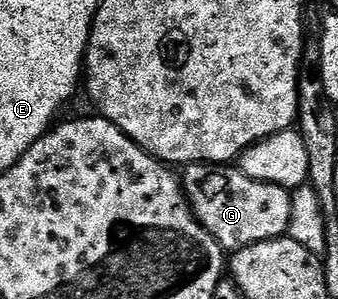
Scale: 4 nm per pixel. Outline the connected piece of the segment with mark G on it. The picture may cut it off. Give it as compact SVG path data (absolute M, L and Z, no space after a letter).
M187 164L184 165L179 179L195 218L216 238L226 253L232 254L247 246L255 246L255 242L267 242L271 238L279 238L288 233L293 200L293 192L290 189L247 178L247 174L243 174L240 167L229 164Z

